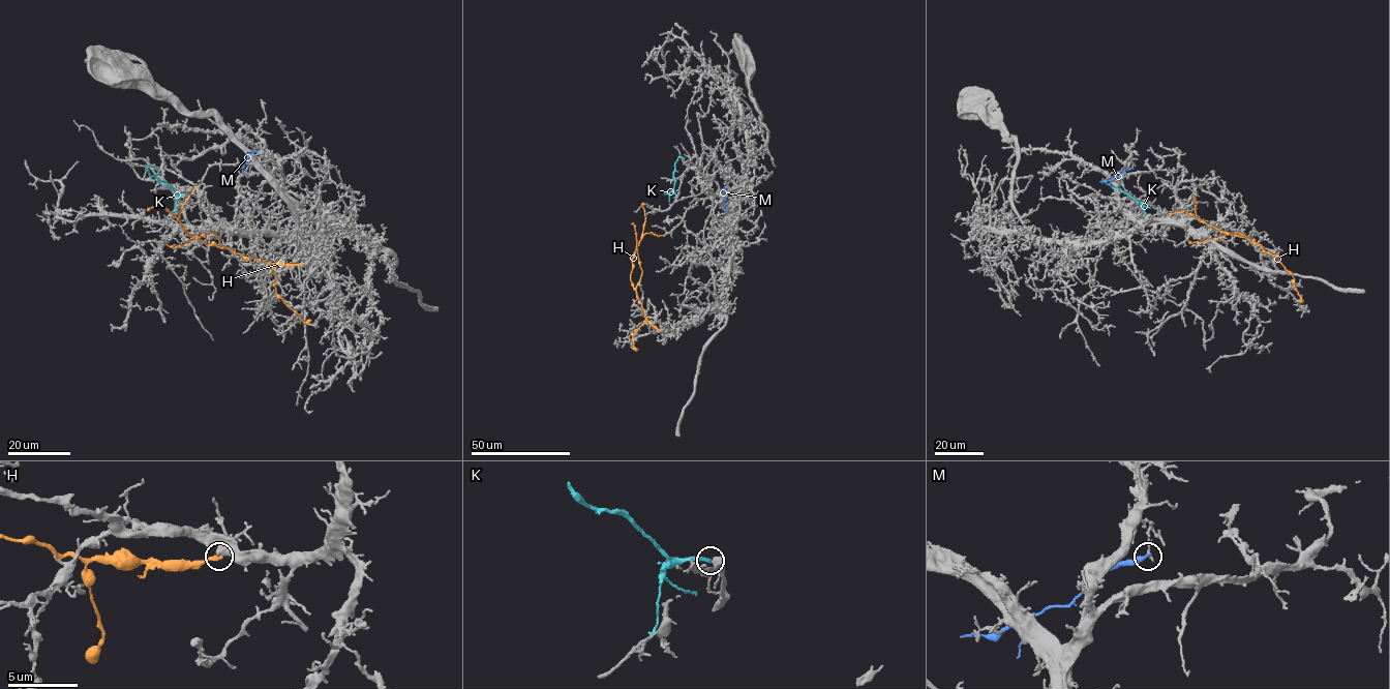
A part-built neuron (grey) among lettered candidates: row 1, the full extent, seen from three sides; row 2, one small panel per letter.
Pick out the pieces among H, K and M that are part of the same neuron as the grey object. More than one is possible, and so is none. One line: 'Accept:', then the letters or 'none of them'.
Accept: none of them

